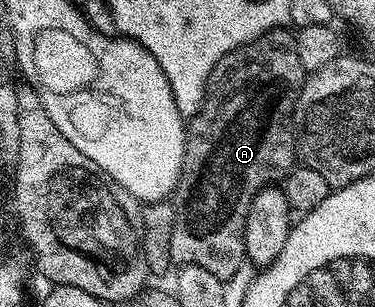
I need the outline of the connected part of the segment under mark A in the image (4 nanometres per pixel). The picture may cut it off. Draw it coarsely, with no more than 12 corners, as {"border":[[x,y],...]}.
{"border":[[270,29],[213,67],[186,122],[171,259],[220,281],[297,165],[305,71]]}

